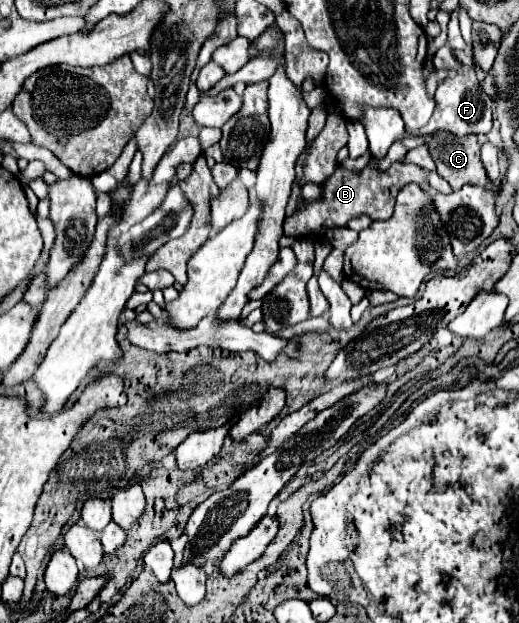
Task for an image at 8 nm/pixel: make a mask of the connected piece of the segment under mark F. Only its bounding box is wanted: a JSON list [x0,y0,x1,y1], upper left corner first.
[410,70,492,136]

